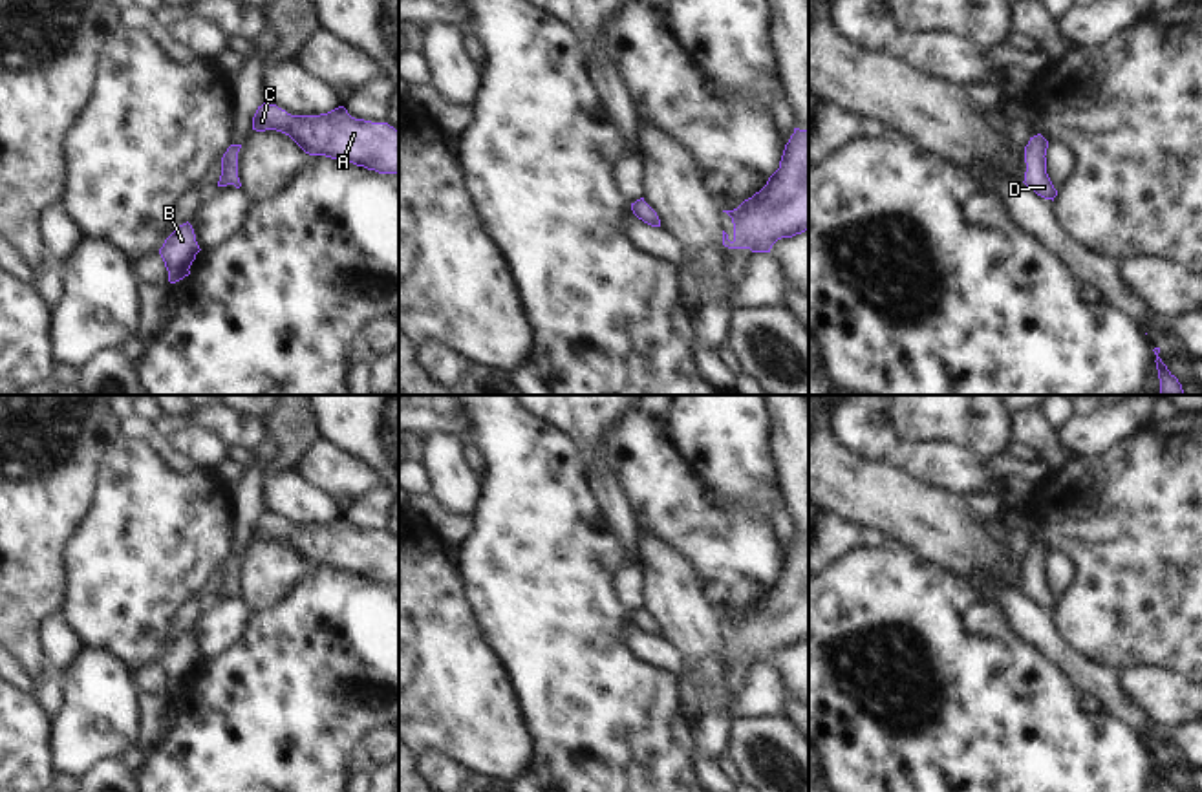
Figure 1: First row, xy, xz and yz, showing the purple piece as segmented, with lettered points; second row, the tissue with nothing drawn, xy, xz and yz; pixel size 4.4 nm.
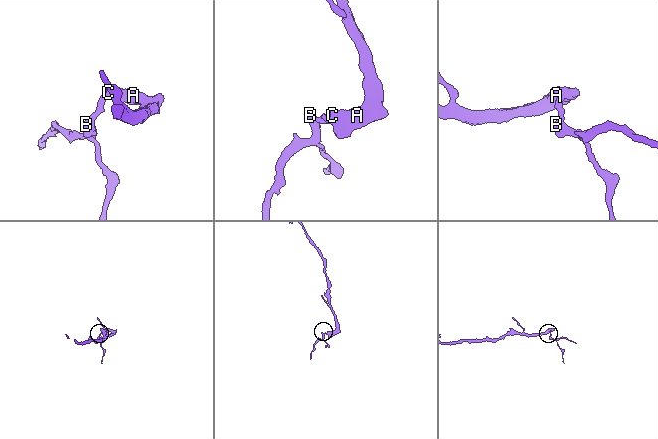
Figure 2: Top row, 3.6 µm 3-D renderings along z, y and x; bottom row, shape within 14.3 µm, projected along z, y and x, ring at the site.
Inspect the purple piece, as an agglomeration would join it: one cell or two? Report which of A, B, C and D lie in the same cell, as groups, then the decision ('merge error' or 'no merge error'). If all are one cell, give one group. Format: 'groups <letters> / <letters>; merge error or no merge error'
groups A B C D; no merge error

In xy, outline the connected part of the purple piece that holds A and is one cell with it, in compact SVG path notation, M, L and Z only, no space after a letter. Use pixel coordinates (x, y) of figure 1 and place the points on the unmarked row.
M263 512L252 527L252 540L282 541L309 565L399 585L399 540L388 532L355 529L344 516L320 525L291 525Z

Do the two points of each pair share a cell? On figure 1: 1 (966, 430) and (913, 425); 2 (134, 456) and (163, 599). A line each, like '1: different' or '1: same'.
1: same
2: same

